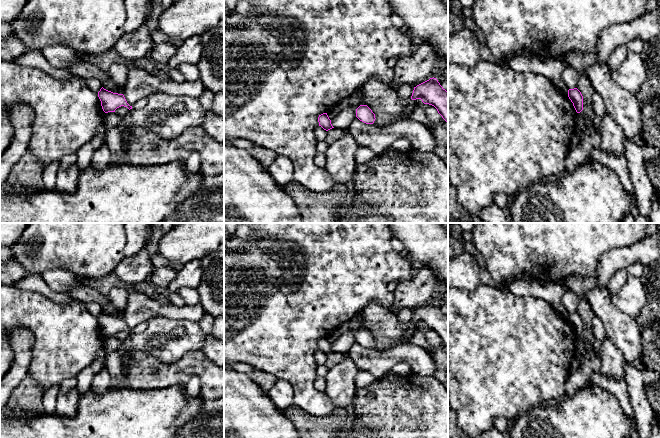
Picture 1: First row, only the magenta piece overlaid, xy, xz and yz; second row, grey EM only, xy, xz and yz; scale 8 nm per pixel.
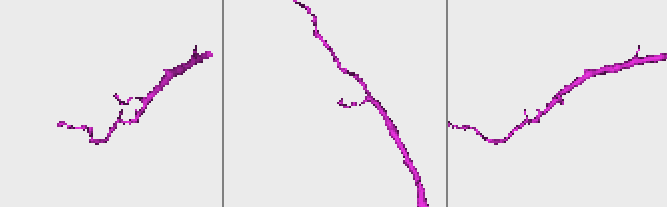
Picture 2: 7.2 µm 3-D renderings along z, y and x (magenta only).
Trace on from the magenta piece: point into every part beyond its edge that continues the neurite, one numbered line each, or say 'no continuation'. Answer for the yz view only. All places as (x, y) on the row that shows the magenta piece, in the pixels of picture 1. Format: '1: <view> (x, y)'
no continuation

